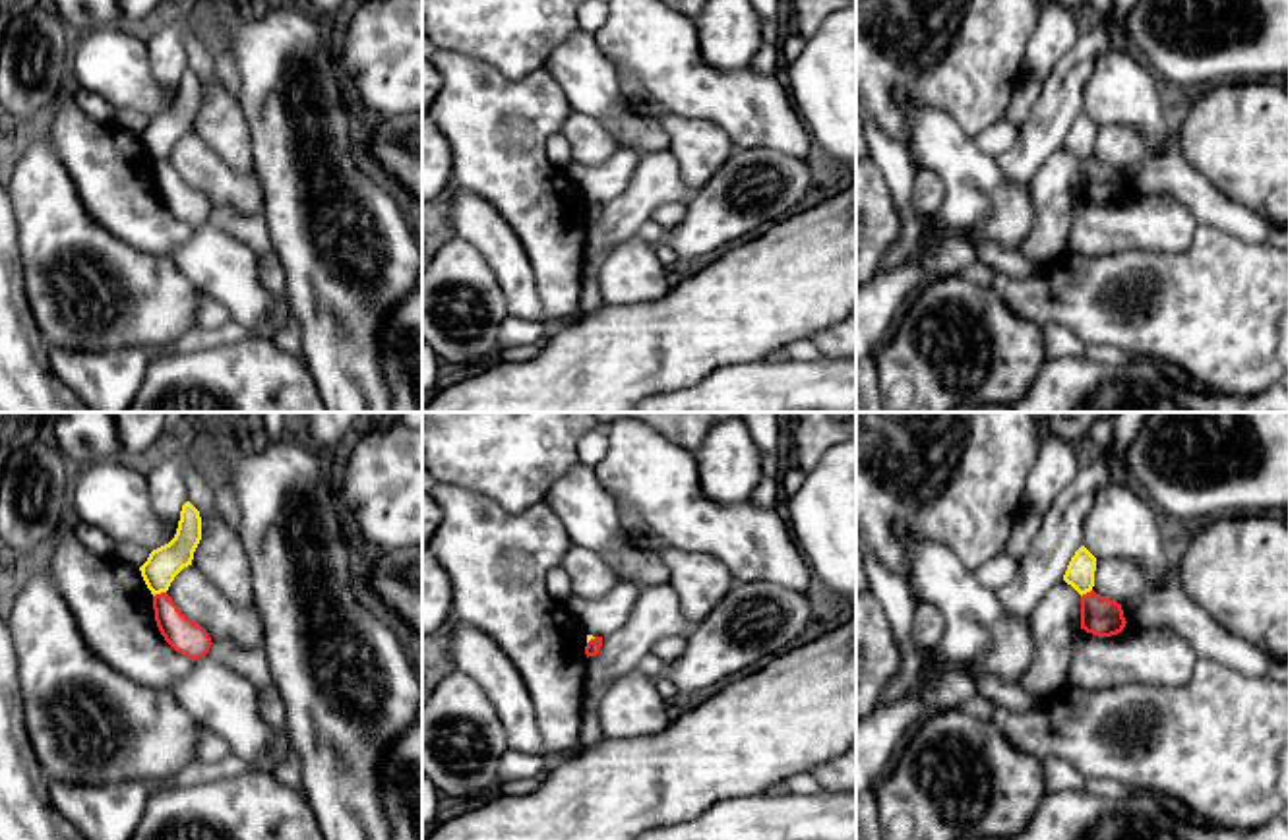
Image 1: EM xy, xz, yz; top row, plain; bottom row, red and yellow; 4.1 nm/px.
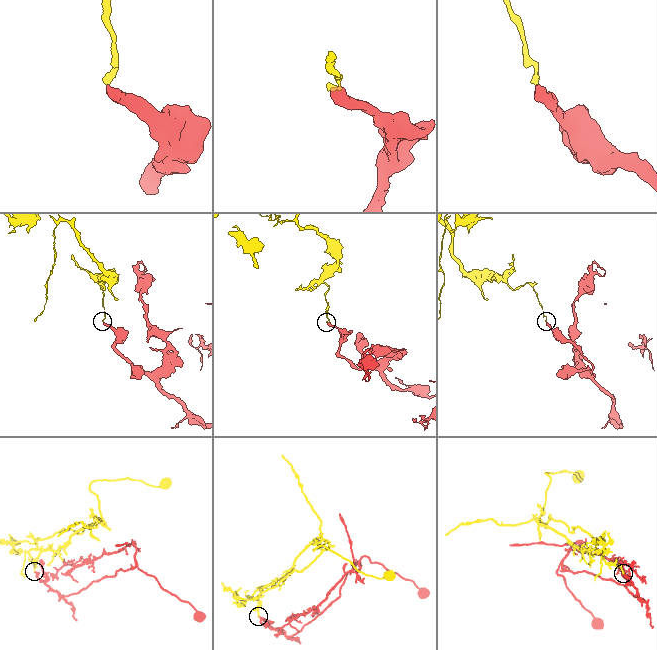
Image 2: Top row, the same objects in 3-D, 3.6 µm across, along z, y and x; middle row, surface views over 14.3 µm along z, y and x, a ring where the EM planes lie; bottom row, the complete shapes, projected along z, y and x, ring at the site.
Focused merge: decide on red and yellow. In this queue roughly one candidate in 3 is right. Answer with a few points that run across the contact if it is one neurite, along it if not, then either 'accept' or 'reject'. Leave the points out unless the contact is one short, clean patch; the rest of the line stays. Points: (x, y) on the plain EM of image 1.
line xy (165, 157), (153, 163); reject

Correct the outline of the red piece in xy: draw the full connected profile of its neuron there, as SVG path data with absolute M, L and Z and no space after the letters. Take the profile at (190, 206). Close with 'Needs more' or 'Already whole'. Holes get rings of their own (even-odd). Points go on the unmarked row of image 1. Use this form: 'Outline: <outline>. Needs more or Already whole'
Outline: M167 159L153 163L155 188L165 207L182 223L198 226L211 215L209 199L186 184Z. Already whole

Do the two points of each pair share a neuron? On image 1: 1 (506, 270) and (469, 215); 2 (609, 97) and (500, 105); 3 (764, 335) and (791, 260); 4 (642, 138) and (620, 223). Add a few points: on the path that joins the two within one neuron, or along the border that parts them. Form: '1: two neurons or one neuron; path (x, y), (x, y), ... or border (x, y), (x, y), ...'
1: one neuron; path (506, 256), (483, 229)
2: two neurons; border (543, 68), (558, 84), (572, 109)
3: one neuron; path (764, 316), (764, 302), (787, 279)
4: two neurons; border (667, 150), (640, 157)

